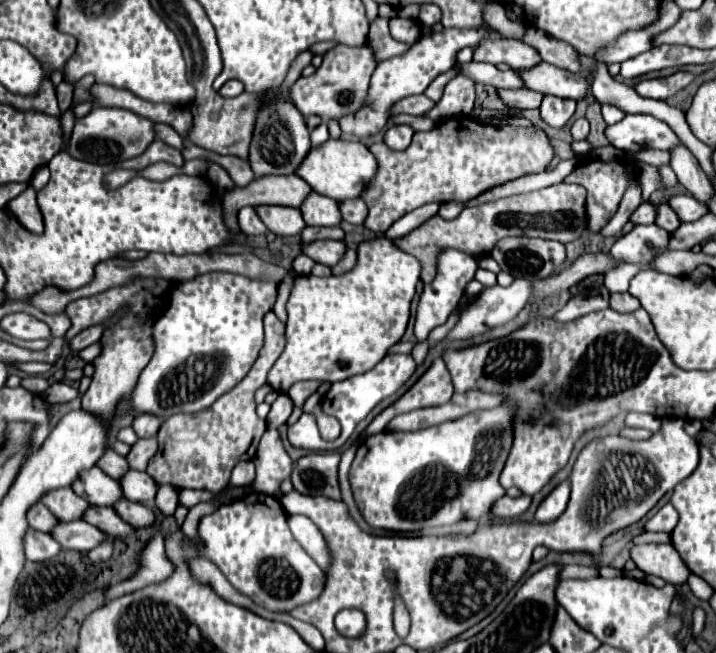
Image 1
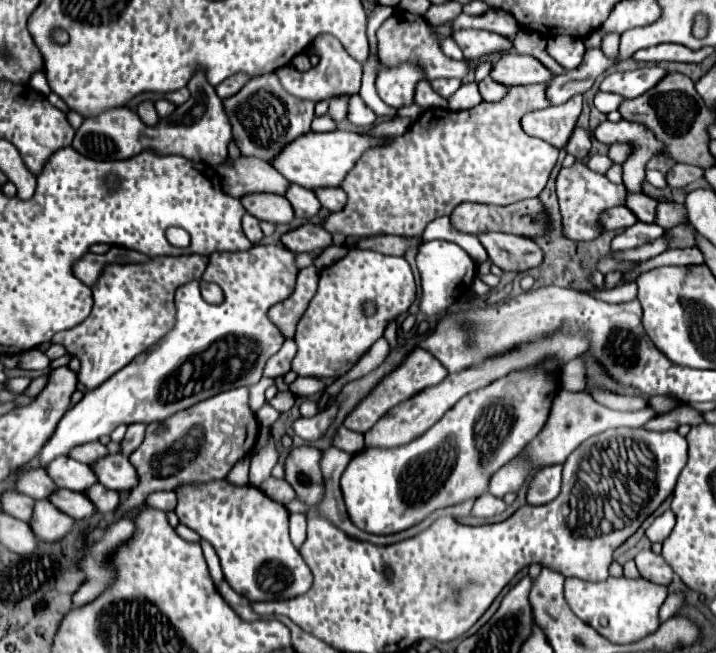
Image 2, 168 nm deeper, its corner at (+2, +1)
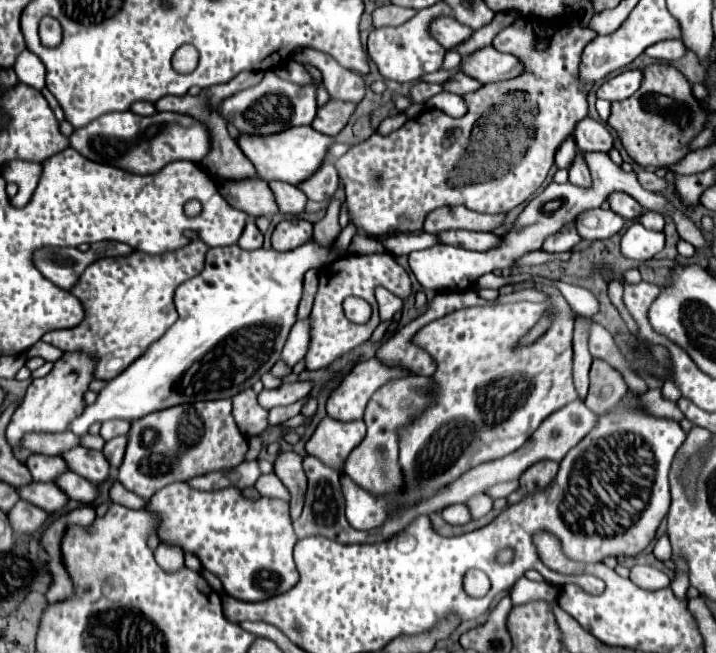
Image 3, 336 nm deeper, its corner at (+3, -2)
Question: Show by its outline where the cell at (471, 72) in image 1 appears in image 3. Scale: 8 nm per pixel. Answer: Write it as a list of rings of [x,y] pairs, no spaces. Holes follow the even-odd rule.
[[[443,1],[435,3],[433,7],[421,9],[413,19],[409,19],[407,23],[403,23],[399,27],[381,27],[381,29],[373,29],[369,33],[369,39],[367,39],[369,59],[377,65],[379,73],[385,79],[399,81],[399,83],[419,81],[421,75],[441,69],[443,57],[445,57],[445,47],[441,47],[427,31],[429,23],[439,15],[451,15],[451,7]]]

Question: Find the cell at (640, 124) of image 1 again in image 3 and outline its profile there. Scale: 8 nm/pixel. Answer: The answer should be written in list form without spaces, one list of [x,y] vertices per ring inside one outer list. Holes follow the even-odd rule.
[[[591,117],[577,121],[577,127],[573,129],[573,139],[583,151],[607,151],[613,147],[613,137],[609,129]]]

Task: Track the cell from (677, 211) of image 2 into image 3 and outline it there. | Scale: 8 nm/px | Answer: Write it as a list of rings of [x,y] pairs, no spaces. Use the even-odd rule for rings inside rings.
[[[645,211],[641,217],[639,217],[639,223],[647,229],[653,229],[653,231],[663,231],[663,217],[655,211]]]

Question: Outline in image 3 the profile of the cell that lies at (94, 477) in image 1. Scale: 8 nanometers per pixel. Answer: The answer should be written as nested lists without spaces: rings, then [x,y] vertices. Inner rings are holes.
[[[31,453],[25,461],[25,467],[29,467],[29,473],[35,481],[55,481],[61,473],[67,471],[67,465],[57,455],[37,455]]]

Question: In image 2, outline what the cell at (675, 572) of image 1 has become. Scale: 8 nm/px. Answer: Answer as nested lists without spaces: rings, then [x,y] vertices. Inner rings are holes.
[[[642,550],[642,552],[638,552],[638,556],[634,560],[636,560],[636,566],[638,566],[642,578],[646,578],[654,584],[664,584],[664,586],[668,586],[672,582],[674,570],[670,568],[670,564],[666,564],[662,554],[654,554],[652,550]]]

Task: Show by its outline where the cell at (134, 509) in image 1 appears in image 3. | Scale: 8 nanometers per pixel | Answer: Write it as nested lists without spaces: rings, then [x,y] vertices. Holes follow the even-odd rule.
[[[71,471],[69,475],[61,475],[61,479],[55,485],[61,487],[65,495],[69,495],[69,499],[75,499],[79,503],[91,503],[97,497],[93,483],[89,483],[87,479],[81,479],[81,475],[71,473]]]

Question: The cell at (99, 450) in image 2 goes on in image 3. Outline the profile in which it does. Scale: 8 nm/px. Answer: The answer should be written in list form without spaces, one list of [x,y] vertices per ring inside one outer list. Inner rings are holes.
[[[71,431],[65,433],[33,433],[25,437],[25,443],[21,443],[23,449],[29,449],[33,453],[43,455],[61,455],[63,451],[79,445],[79,437]]]

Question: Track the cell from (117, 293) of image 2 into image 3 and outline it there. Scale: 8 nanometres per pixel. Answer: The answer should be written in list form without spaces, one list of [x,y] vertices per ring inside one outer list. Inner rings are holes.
[[[185,231],[189,243],[177,251],[161,255],[149,255],[133,251],[125,257],[105,257],[91,263],[77,285],[69,291],[77,295],[85,307],[85,319],[73,329],[49,331],[41,341],[59,347],[61,351],[85,351],[97,361],[95,377],[113,379],[125,371],[135,359],[139,359],[165,331],[177,321],[173,305],[175,289],[201,273],[205,253],[209,251],[201,237],[193,231]]]

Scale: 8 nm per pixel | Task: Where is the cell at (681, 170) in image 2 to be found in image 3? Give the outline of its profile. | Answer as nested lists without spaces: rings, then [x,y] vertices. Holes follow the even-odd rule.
[[[639,171],[637,173],[637,181],[647,189],[647,191],[653,191],[653,193],[659,193],[661,189],[665,189],[665,179],[659,179],[653,171]]]

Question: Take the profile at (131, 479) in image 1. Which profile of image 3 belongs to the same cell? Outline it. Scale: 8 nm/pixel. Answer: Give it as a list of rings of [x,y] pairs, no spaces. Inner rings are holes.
[[[73,447],[73,451],[65,451],[63,455],[69,469],[91,483],[105,481],[109,477],[109,463],[101,451],[91,451],[85,447]]]

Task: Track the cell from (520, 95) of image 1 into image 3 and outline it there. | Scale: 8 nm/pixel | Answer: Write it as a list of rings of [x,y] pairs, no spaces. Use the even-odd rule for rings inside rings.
[[[455,73],[449,81],[445,81],[443,85],[443,91],[449,91],[449,93],[457,93],[457,95],[465,95],[465,93],[471,93],[471,91],[477,91],[481,87],[479,81],[475,81],[473,77],[465,75],[465,73]]]

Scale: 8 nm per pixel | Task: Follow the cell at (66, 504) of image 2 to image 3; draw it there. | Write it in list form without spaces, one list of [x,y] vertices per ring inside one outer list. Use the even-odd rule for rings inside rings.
[[[27,483],[25,487],[17,487],[21,499],[41,507],[47,513],[59,511],[67,503],[67,495],[55,483]]]

